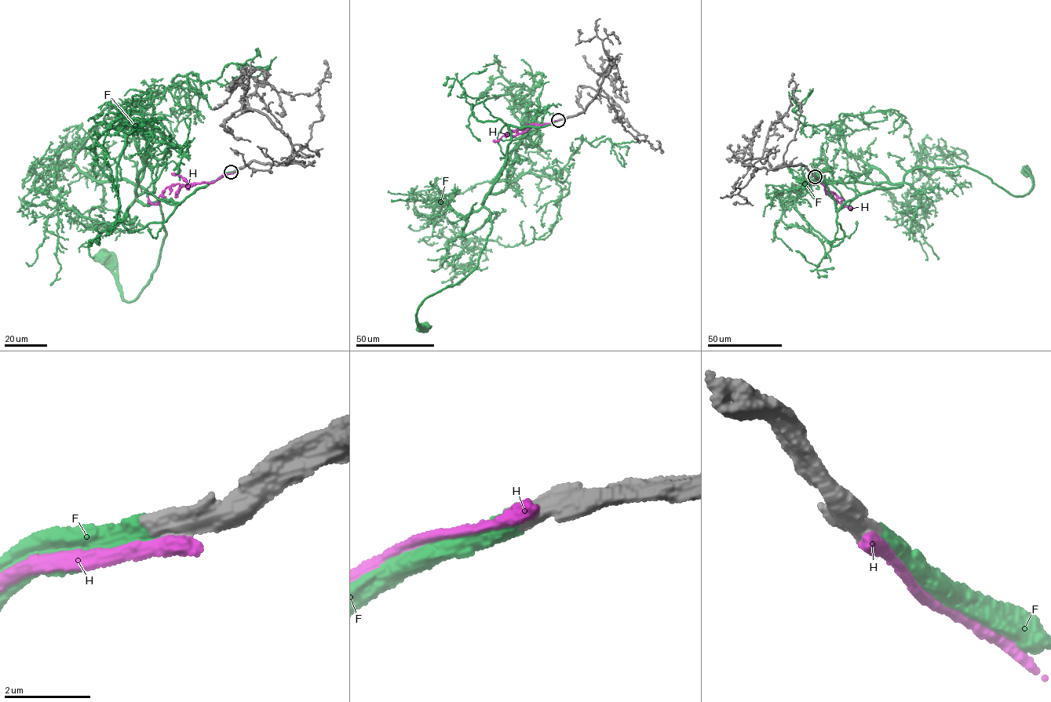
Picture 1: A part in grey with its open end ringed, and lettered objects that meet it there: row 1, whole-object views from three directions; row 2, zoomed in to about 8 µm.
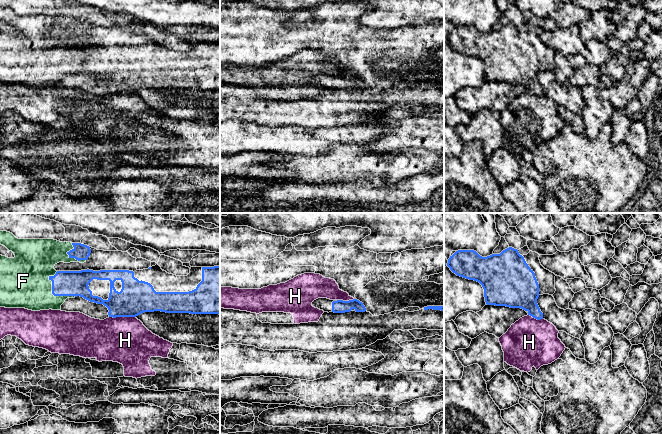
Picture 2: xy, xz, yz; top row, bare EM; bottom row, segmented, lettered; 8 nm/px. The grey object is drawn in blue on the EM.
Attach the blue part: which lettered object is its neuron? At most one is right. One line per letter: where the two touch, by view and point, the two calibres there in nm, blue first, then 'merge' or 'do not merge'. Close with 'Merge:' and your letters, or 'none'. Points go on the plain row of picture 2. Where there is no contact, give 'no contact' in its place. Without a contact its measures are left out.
F: xy (55, 71) | 200/380 nm | merge
H: xy (122, 92) | 260/380 nm | do not merge
Merge: F

